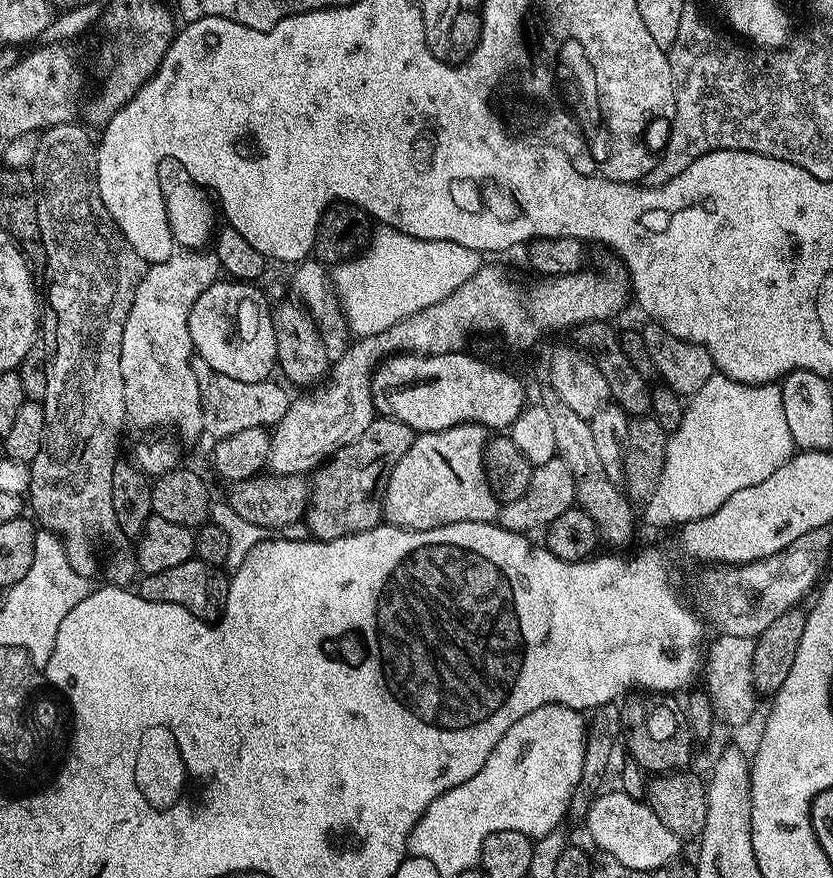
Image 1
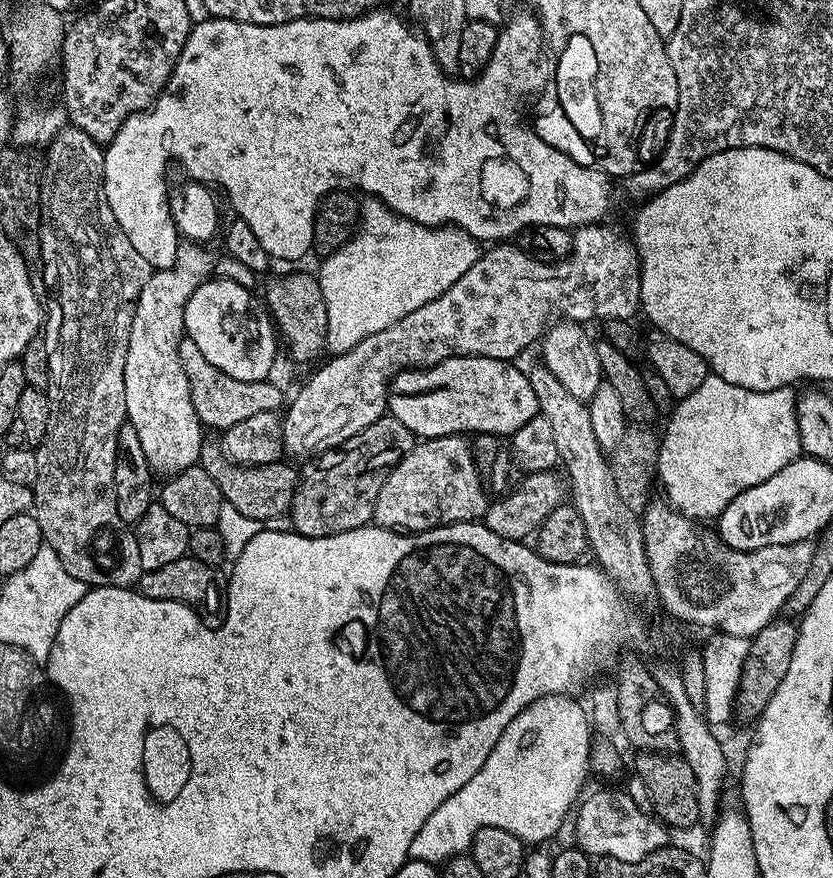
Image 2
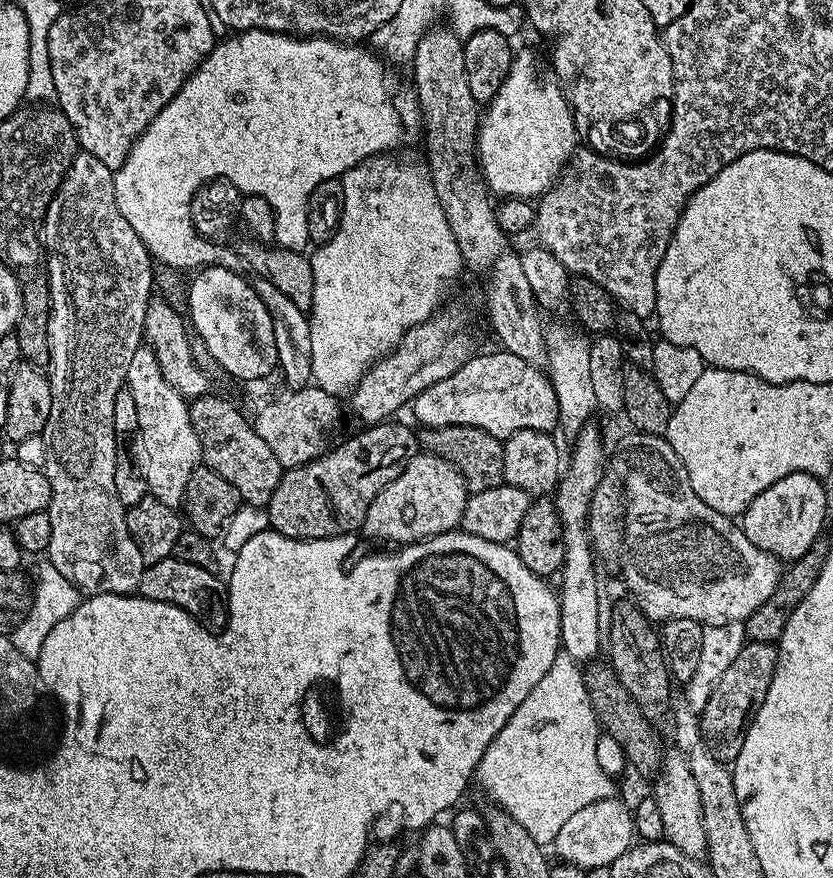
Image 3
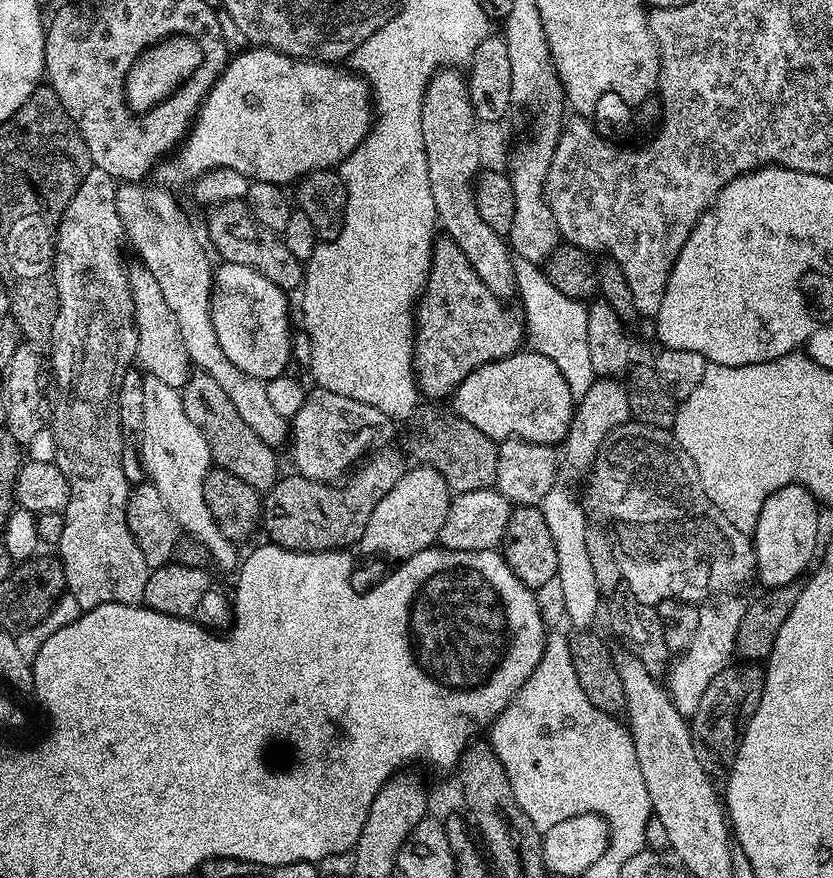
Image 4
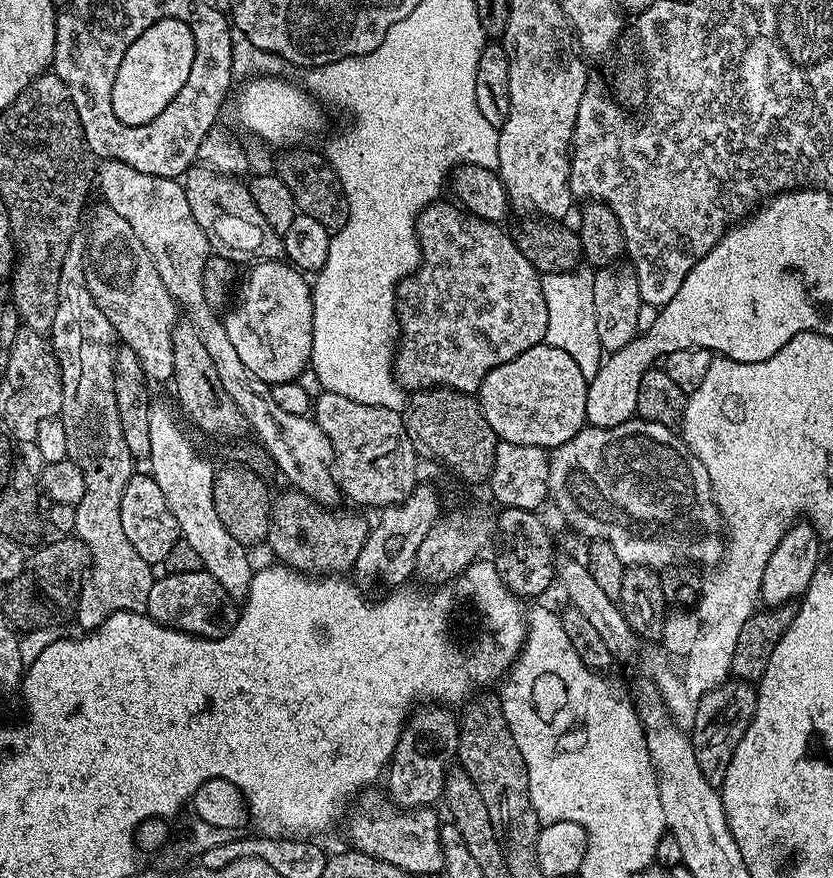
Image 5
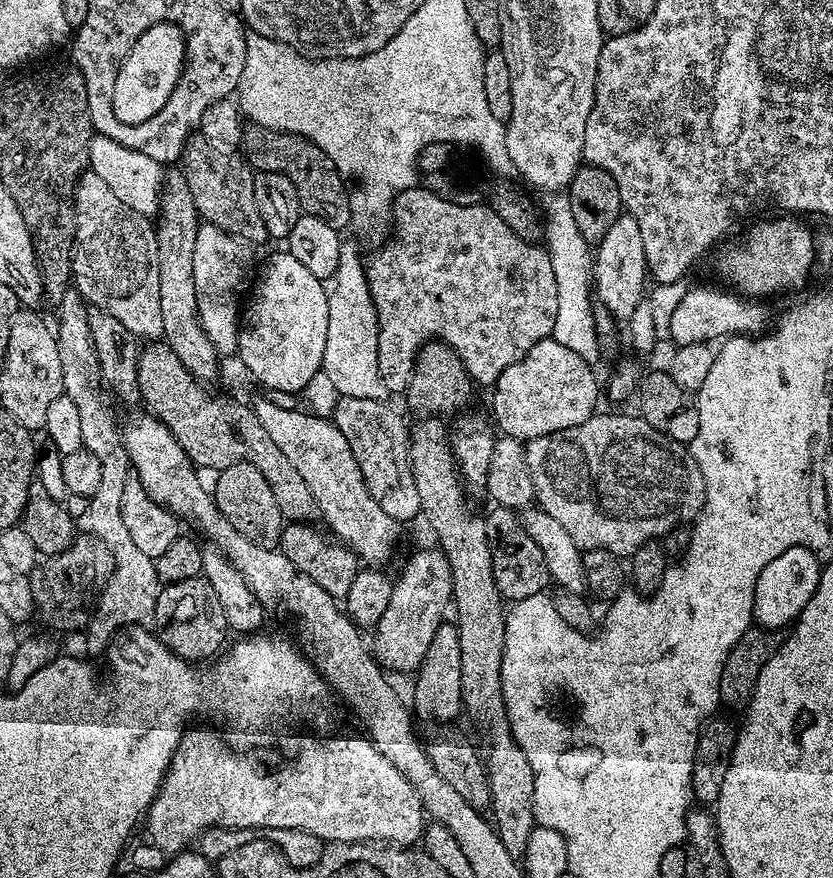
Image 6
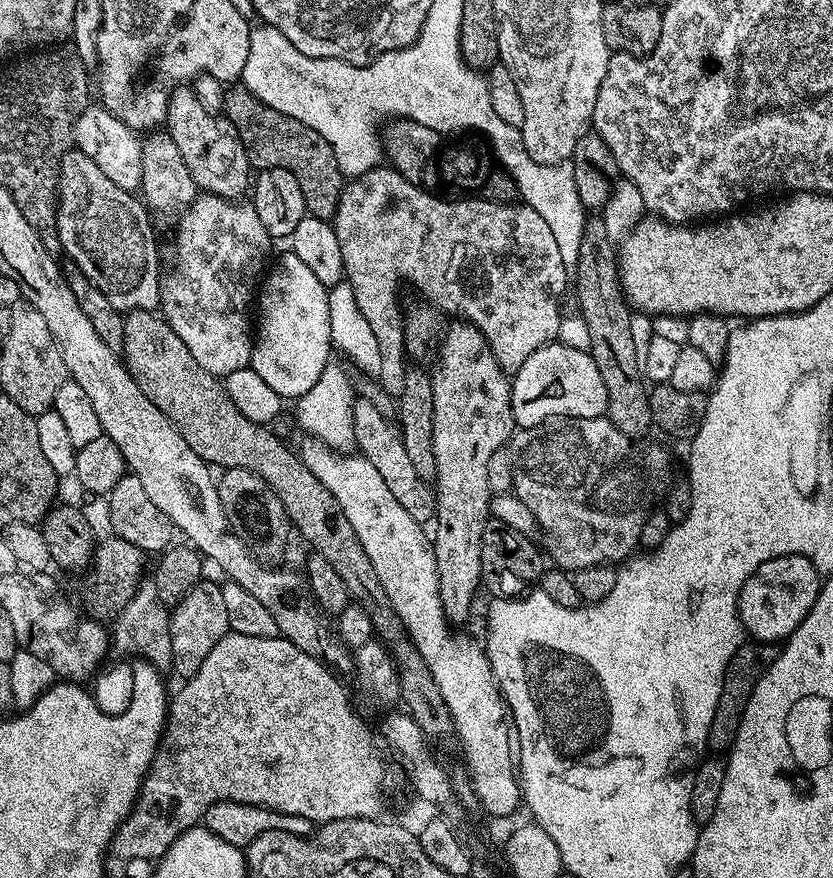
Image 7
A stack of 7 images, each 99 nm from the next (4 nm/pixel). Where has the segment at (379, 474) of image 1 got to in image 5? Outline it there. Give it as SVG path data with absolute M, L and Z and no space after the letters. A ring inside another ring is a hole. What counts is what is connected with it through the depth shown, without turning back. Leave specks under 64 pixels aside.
M287 490L272 502L270 514L270 526L266 548L273 552L279 563L295 568L305 574L348 574L355 569L358 562L358 554L362 554L362 546L368 537L369 521L364 521L356 512L335 512L332 506L319 504L314 498L307 496L305 492Z

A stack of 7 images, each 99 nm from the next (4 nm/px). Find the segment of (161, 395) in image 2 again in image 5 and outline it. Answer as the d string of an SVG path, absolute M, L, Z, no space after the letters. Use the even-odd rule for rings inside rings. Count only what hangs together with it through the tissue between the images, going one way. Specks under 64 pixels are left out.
M160 402L153 403L150 410L150 454L146 458L147 463L152 463L150 474L154 482L158 482L162 495L166 498L166 506L170 506L170 514L174 514L174 519L178 522L181 537L190 543L201 559L201 569L209 572L214 582L222 586L229 601L243 601L250 590L254 571L254 565L248 561L249 549L242 542L238 542L238 538L234 538L234 534L230 534L226 526L222 526L222 518L218 518L218 510L214 510L214 478L216 477L214 467L212 468L211 462L192 445L191 438L184 433L183 426L176 421L177 413L173 412L163 408Z

